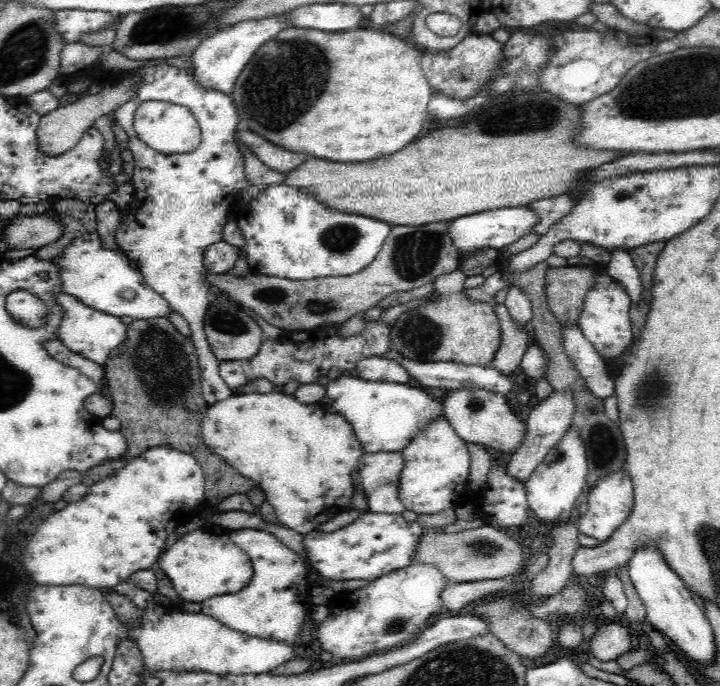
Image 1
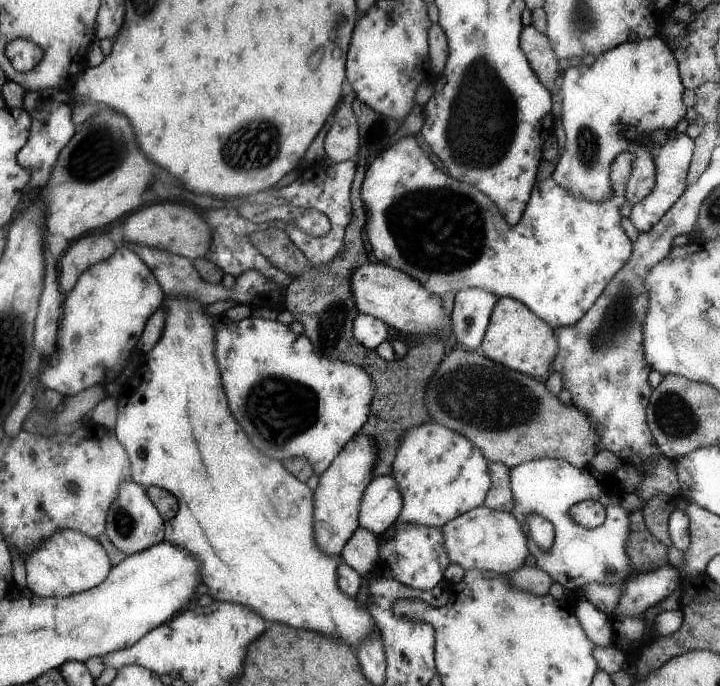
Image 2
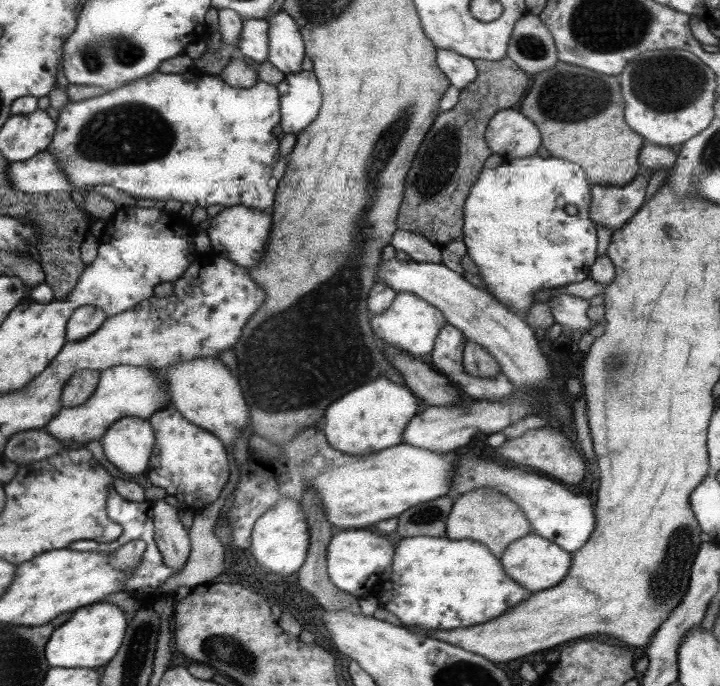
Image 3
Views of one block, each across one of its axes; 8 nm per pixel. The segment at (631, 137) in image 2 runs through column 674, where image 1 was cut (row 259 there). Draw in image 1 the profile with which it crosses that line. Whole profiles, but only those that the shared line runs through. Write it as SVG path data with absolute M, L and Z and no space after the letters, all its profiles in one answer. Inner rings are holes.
M152 64L140 68L142 84L126 104L112 112L112 120L128 134L128 150L134 156L134 200L128 210L130 220L122 220L116 232L116 244L126 250L126 256L136 264L146 284L156 290L180 316L184 316L192 330L192 344L196 346L200 360L200 380L204 400L214 406L216 402L234 396L224 378L220 376L220 360L214 356L206 340L204 318L210 306L206 294L212 286L208 282L210 270L204 266L206 248L222 240L224 226L228 224L228 210L240 196L242 188L248 188L246 164L242 152L234 144L234 130L238 120L234 102L226 94L206 90L192 78L190 70L170 64ZM142 102L168 102L186 106L202 128L202 144L196 152L184 156L164 156L152 150L140 140L134 128L134 114Z

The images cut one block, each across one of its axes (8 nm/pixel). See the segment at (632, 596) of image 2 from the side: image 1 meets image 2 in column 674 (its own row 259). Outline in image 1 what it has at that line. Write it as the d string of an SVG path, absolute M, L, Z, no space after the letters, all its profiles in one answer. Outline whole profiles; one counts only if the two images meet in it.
M576 256L576 258L568 258L568 266L574 266L574 268L590 268L596 276L594 280L594 288L590 288L584 296L584 308L582 308L582 314L578 318L578 326L580 330L584 332L586 340L594 346L594 350L606 360L606 364L612 360L612 358L618 358L620 354L624 354L632 342L634 342L634 334L632 334L632 322L630 322L630 304L632 304L632 298L628 296L626 288L608 276L606 268L598 266L596 262L584 258L584 256Z

